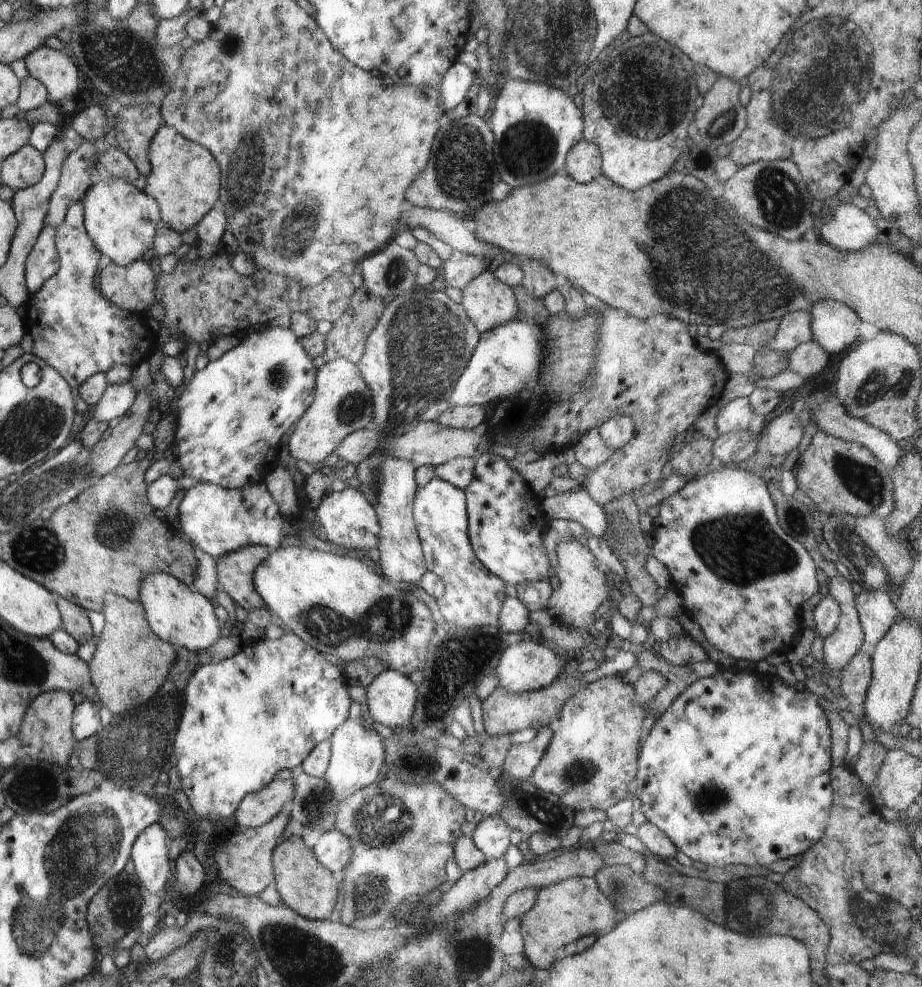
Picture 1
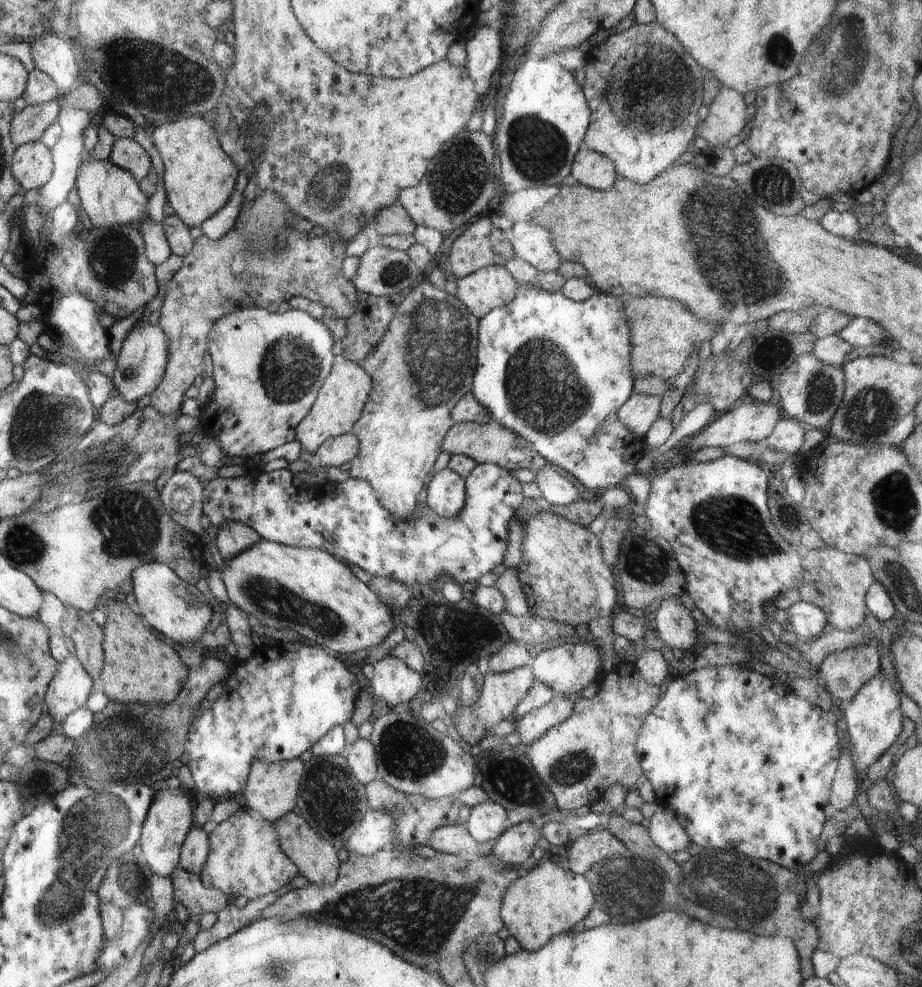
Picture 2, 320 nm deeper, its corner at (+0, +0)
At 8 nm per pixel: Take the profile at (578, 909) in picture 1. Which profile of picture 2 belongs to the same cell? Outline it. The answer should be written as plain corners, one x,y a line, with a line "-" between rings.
556,857
529,864
518,880
514,880
502,900
501,920
510,931
510,937
520,942
521,949
538,952
554,936
568,933
593,908
594,896
583,875
571,872

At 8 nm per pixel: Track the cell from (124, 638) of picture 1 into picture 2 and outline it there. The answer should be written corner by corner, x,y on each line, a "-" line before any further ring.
107,599
105,612
108,620
104,626
104,651
109,669
106,670
104,692
108,699
124,704
141,700
172,702
187,684
188,676
192,676
188,660
184,660
144,616
132,612
126,602

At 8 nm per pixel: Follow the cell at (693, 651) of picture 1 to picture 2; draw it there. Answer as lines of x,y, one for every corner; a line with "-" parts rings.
680,597
662,599
655,615
655,636
661,638
666,647
686,651
696,644
696,623

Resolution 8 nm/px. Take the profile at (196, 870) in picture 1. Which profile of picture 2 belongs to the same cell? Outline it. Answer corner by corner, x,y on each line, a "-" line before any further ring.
199,827
192,828
191,835
183,847
180,867
199,876
208,863
210,851
210,837
207,833

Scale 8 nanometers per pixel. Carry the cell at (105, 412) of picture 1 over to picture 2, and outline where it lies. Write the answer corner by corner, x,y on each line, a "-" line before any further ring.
144,321
134,327
122,344
118,364
111,378
115,393
127,402
138,402
144,396
153,395
166,375
167,365
170,363
170,347
171,338
158,324
148,324

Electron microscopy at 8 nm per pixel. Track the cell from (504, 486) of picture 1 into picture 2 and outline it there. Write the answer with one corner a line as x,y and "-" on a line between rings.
478,463
465,479
465,506
456,518
434,516
428,506
422,508
422,516
414,513
410,522
392,520
392,514
384,510
370,484
364,480
348,478
341,484
326,481
311,488
293,486
293,474
288,469
262,472
256,479
250,476
238,478
212,478
202,490
202,514
206,525
217,528
226,523
242,522
254,529
266,541
292,547
316,548
328,552
336,560
350,566
358,566
368,574
392,578
404,582
418,593
441,587
452,578
456,584
476,582
495,566
504,562
508,546
508,524
515,519
516,510
524,501
522,484
506,468
491,463

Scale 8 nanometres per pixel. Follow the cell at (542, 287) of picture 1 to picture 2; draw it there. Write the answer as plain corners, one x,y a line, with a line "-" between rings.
533,220
516,222
510,232
515,257
539,272
556,272
562,262
552,244
550,232

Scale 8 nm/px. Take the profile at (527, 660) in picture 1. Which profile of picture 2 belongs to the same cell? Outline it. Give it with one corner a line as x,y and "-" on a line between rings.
562,643
535,656
530,664
530,670
535,681
546,684
555,693
568,698
577,698
586,686
590,686
593,682
598,683
603,672
602,667
599,667
600,654
599,643

